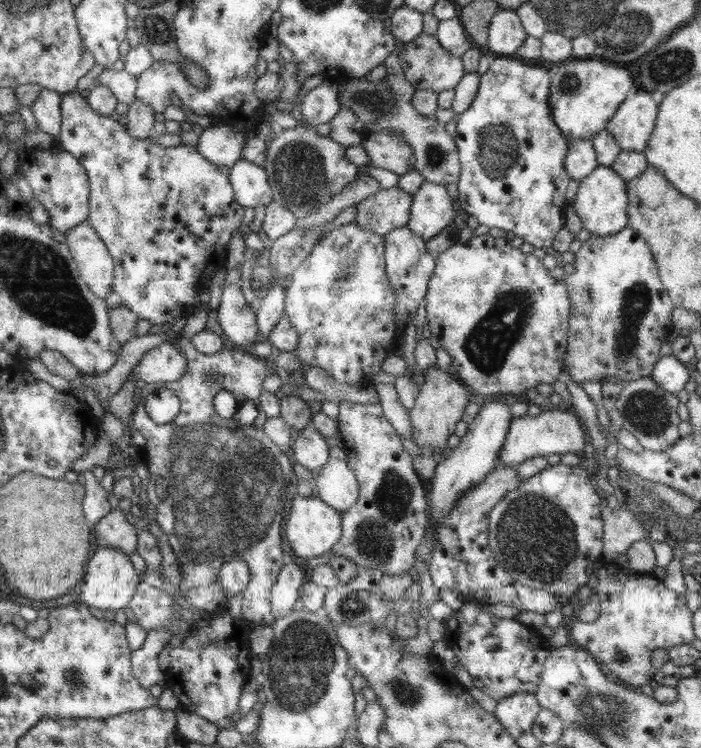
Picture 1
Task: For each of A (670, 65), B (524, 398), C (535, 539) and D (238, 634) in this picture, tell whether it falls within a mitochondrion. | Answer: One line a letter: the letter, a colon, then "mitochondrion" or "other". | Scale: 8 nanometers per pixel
A: mitochondrion
B: other
C: mitochondrion
D: other

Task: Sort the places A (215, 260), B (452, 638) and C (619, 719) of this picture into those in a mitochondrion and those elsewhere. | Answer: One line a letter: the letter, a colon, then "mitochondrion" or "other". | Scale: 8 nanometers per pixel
A: other
B: other
C: mitochondrion

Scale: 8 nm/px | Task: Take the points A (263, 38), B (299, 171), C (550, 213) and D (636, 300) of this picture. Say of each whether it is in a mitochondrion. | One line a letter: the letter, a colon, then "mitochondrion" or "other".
A: other
B: mitochondrion
C: other
D: mitochondrion

